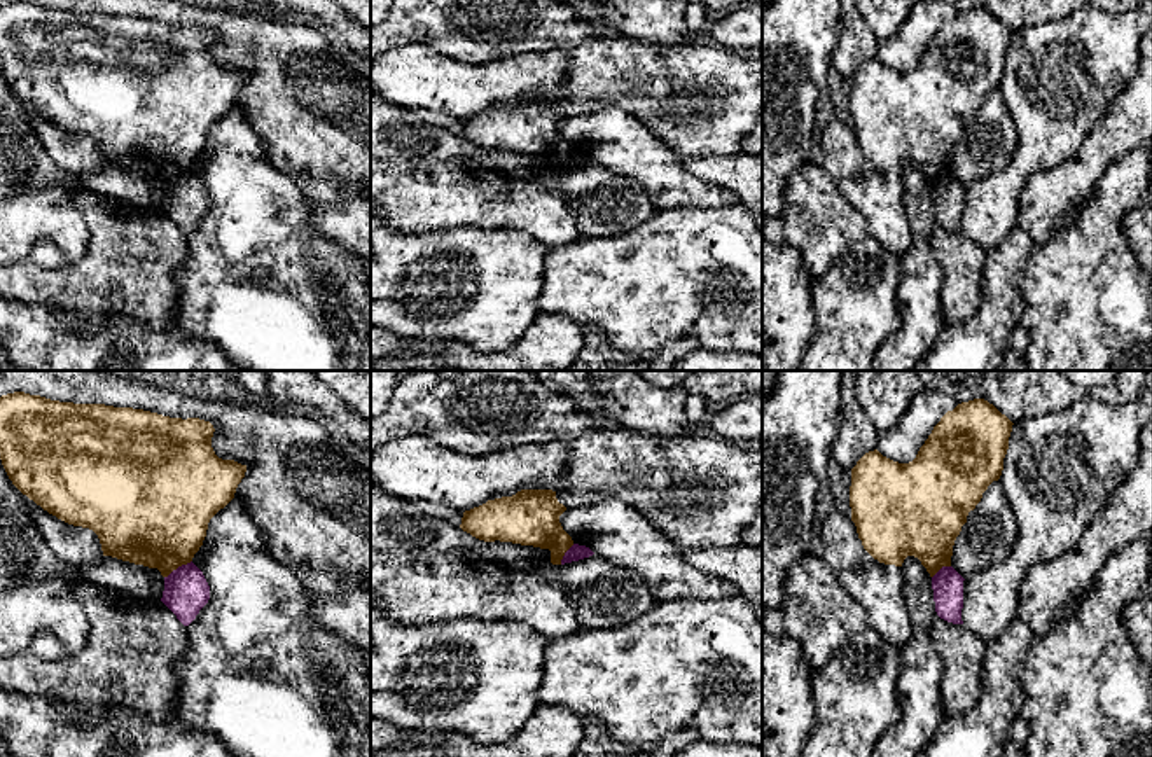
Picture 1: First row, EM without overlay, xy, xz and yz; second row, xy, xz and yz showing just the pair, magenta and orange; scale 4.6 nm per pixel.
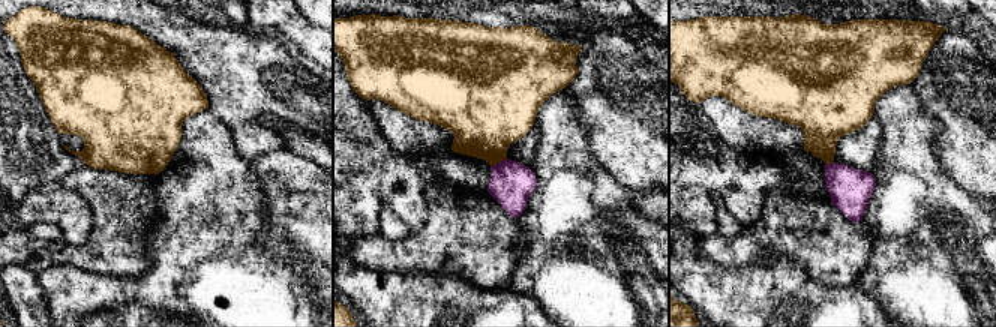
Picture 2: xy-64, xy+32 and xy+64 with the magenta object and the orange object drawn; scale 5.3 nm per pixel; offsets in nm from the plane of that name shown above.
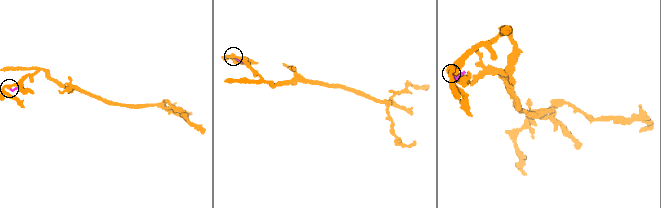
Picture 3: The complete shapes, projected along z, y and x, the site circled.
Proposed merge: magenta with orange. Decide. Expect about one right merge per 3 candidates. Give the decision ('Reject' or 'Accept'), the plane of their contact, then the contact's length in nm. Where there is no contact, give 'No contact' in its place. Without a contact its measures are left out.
Reject. Touches magenta in xy. Shared border 150 nm

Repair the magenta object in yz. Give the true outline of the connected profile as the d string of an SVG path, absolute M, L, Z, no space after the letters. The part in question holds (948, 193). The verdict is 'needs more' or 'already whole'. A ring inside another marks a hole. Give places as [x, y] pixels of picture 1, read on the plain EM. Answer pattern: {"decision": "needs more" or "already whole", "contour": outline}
{"decision": "already whole", "contour": "M942 175L932 185L935 220L940 227L963 233L963 185L953 175Z"}

